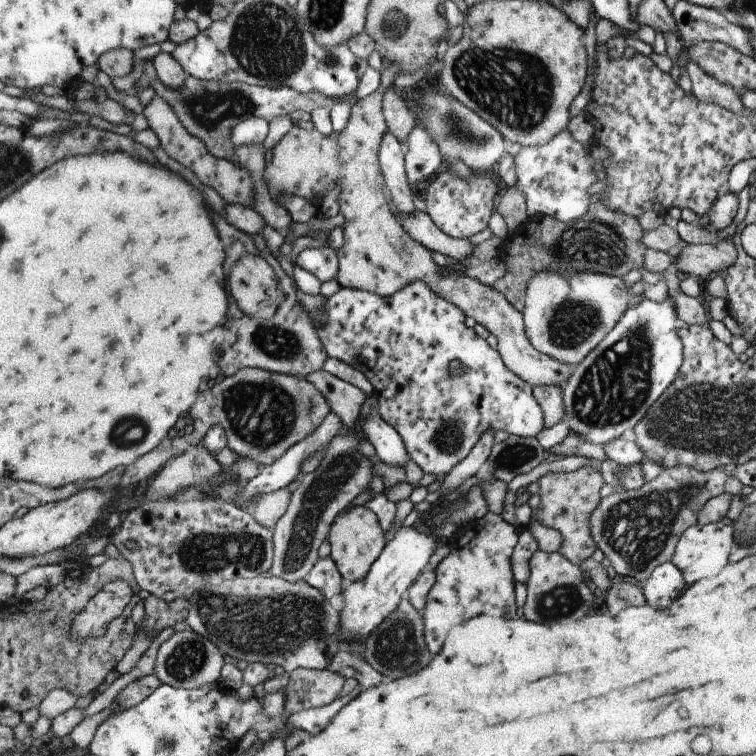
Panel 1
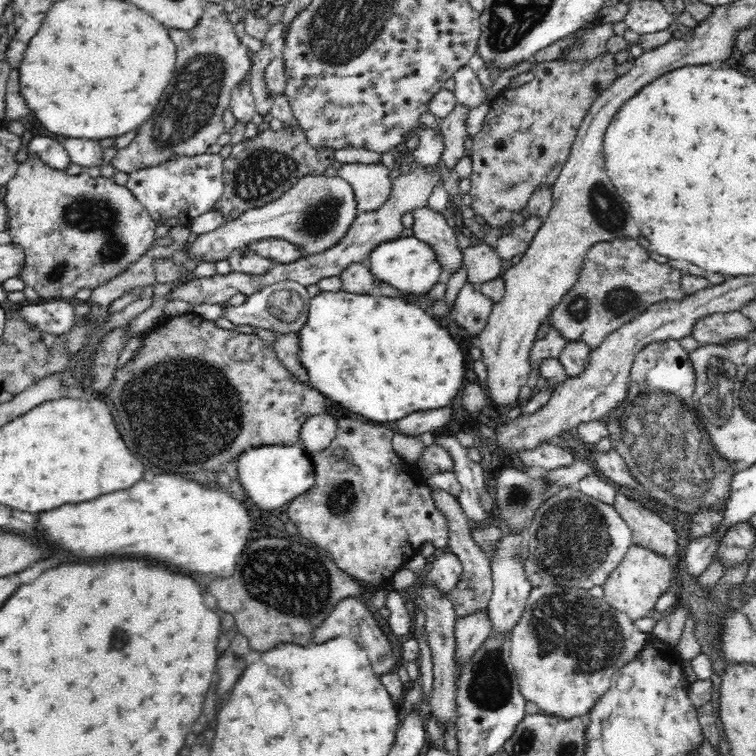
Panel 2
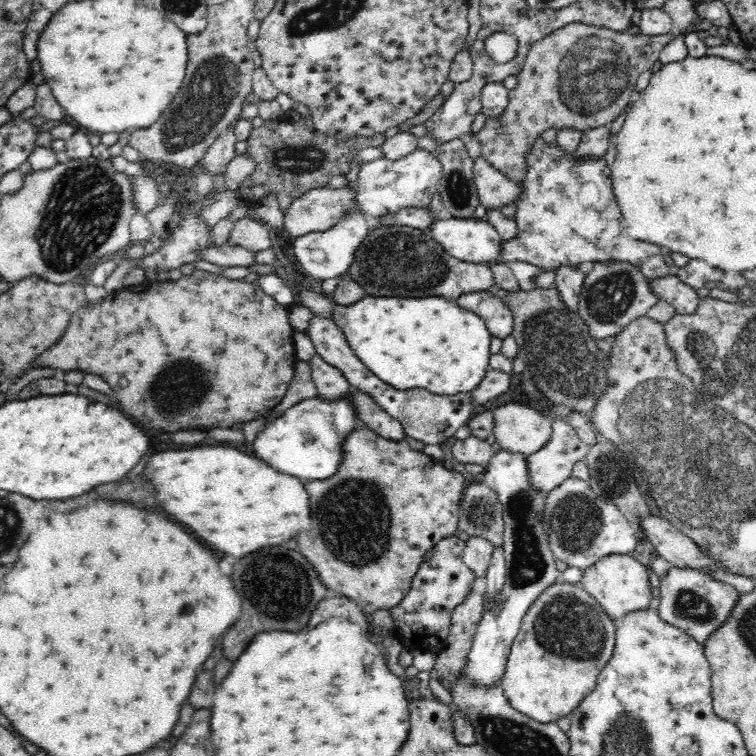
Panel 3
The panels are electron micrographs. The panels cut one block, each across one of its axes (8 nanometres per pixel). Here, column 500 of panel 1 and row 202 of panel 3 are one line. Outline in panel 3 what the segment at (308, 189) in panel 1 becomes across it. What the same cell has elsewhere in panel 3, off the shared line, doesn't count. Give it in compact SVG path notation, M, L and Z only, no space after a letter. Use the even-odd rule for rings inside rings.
M316 188L292 200L284 212L284 230L292 236L308 234L312 230L328 230L336 224L342 208L352 206L354 190Z

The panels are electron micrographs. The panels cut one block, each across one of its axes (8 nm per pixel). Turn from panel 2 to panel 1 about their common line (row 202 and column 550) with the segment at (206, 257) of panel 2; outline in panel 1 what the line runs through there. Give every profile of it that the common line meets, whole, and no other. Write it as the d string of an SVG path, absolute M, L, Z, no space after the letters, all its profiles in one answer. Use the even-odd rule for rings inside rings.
M553 270L537 272L527 284L523 306L527 338L539 352L553 354L561 364L575 368L621 320L631 298L623 280L617 276L579 270L579 274L565 278Z

